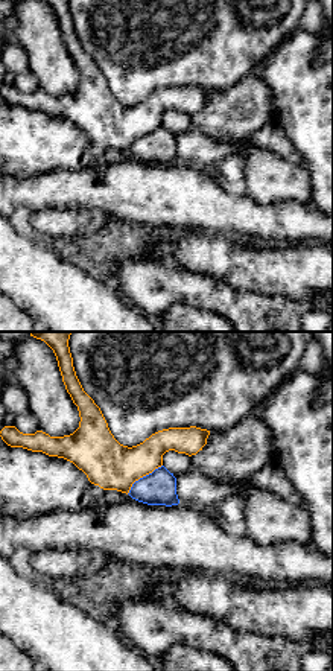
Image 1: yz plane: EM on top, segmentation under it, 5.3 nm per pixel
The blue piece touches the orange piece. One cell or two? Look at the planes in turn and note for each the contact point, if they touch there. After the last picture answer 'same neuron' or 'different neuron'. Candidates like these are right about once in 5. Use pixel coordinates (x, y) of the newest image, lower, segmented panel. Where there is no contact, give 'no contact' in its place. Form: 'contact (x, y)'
contact (143, 477)

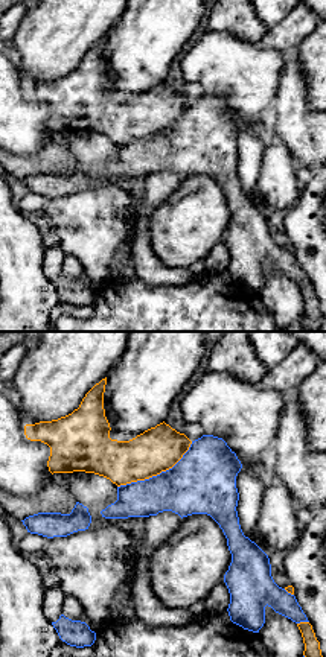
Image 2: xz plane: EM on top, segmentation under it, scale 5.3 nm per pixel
contact (157, 475)

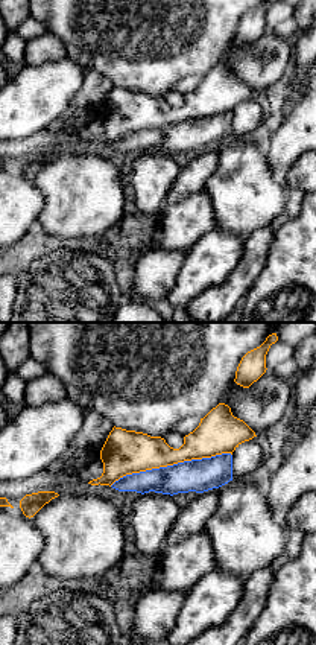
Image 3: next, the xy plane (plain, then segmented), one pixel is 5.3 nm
contact (170, 466)

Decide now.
different neuron

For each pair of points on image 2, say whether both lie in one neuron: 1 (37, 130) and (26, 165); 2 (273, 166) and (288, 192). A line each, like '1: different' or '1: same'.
1: different
2: same

